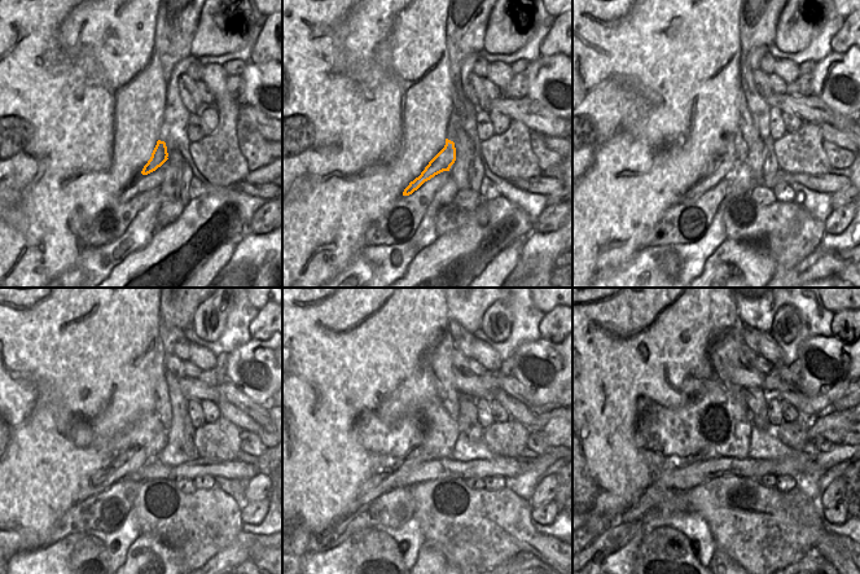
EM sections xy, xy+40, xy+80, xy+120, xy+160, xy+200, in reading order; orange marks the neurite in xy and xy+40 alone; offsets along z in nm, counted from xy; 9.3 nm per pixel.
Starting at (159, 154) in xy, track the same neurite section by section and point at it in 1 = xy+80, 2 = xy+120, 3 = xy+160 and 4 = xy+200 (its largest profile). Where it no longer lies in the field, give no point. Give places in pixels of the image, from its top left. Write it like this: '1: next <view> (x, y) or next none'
1: next xy+80 (723, 166)
2: next xy+120 (126, 463)
3: next xy+160 (384, 482)
4: next xy+200 (654, 495)

